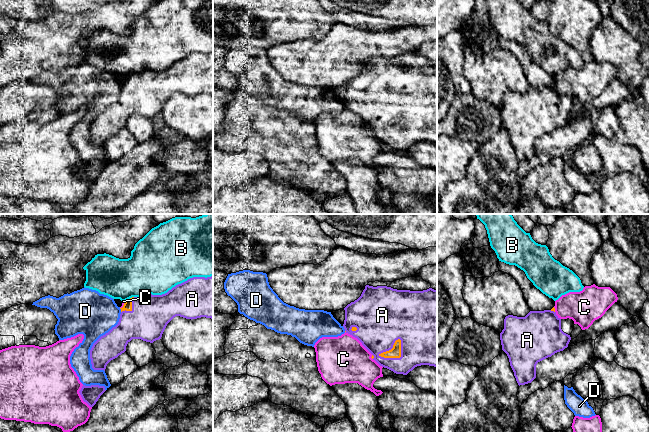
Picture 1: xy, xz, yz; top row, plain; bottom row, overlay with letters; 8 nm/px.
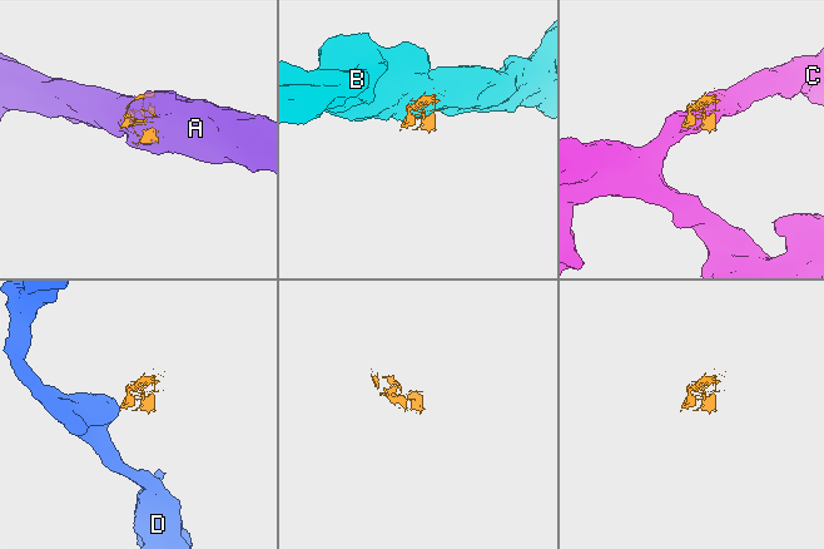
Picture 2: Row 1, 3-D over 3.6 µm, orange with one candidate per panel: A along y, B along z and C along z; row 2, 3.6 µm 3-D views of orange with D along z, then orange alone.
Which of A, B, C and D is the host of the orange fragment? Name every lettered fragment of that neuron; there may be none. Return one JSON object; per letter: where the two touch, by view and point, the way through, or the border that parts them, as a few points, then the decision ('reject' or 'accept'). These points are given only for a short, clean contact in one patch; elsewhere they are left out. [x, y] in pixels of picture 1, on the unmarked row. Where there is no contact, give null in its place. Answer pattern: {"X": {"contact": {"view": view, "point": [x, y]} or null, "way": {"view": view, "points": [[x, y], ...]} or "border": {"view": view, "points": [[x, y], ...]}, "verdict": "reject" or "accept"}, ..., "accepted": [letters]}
{"A": {"contact": {"view": "xz", "point": [392, 124]}, "verdict": "accept"}, "B": {"contact": {"view": "xy", "point": [128, 75]}, "verdict": "reject"}, "C": {"contact": {"view": "xy", "point": [123, 81]}, "verdict": "reject"}, "D": {"contact": {"view": "xy", "point": [121, 86]}, "border": {"view": "xy", "points": [[119, 84], [121, 87]]}, "verdict": "reject"}, "accepted": ["A"]}

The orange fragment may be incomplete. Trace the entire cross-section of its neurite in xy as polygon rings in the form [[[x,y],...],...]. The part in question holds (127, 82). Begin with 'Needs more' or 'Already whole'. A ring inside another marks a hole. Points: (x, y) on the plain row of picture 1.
Needs more. [[[213,52],[193,53],[176,61],[162,71],[144,70],[124,77],[118,100],[101,112],[90,126],[90,135],[94,146],[104,146],[107,140],[126,127],[132,115],[141,115],[153,119],[161,115],[167,100],[176,92],[186,95],[201,93],[213,95]]]

